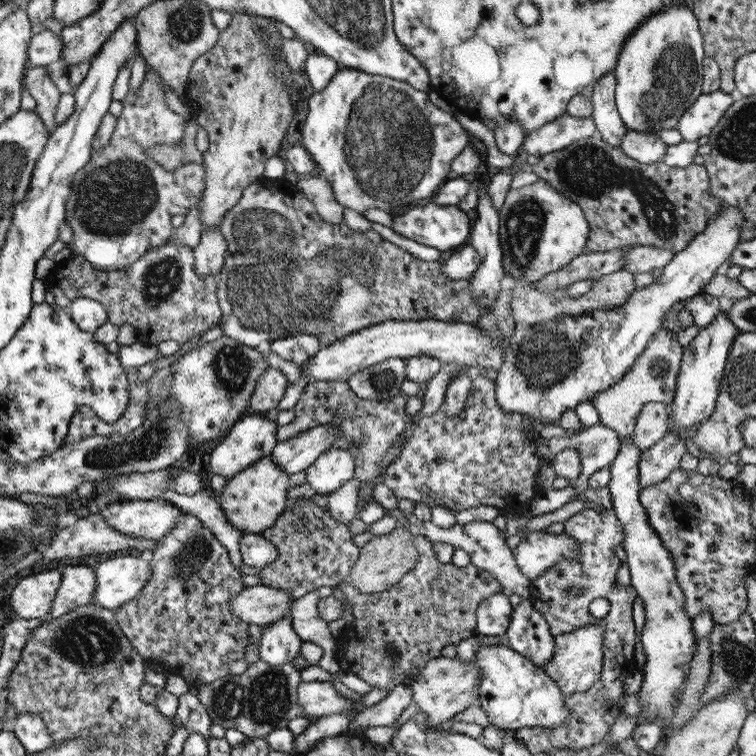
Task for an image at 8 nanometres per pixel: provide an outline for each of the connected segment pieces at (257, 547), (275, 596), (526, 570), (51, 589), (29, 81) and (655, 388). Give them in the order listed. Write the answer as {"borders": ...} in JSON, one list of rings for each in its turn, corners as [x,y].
{"borders":[[[[242,534],[239,549],[243,564],[250,565],[256,569],[263,569],[278,558],[278,547],[261,534]]],[[[266,585],[244,587],[232,597],[230,610],[246,624],[271,624],[289,616],[292,598],[286,590]]],[[[545,530],[534,531],[523,537],[520,543],[511,552],[516,564],[531,581],[542,575],[546,569],[556,565],[560,557],[576,559],[580,542],[562,534],[548,533]]],[[[59,568],[36,574],[24,573],[6,601],[14,616],[18,614],[28,622],[46,617],[51,612],[52,604],[55,604],[62,582],[63,571]]],[[[46,65],[29,66],[24,75],[24,88],[28,94],[35,98],[35,112],[46,123],[48,130],[56,130],[56,105],[60,100],[61,93],[52,81]]],[[[661,328],[637,358],[629,373],[612,388],[598,392],[592,398],[592,405],[598,411],[599,422],[618,433],[620,442],[632,438],[637,416],[644,404],[663,401],[670,405],[674,398],[675,384],[682,363],[683,346],[676,340],[676,333]]]]}

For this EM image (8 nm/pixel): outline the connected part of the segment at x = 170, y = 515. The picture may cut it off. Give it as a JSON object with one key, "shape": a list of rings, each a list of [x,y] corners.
{"shape":[[[154,498],[152,500],[125,500],[121,499],[117,503],[109,504],[101,513],[102,519],[114,530],[130,536],[130,538],[144,538],[144,540],[157,541],[162,536],[168,534],[172,527],[176,525],[176,521],[183,516],[178,508],[166,502],[166,500]]]}

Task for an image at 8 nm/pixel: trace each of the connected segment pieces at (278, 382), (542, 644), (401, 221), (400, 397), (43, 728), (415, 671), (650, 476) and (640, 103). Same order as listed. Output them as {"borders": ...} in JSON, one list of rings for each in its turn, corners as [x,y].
{"borders":[[[[270,366],[257,381],[256,388],[249,400],[249,405],[256,414],[265,415],[270,408],[278,407],[284,392],[288,388],[286,374]]],[[[523,598],[512,611],[508,630],[504,634],[506,644],[544,667],[552,659],[555,649],[555,636],[550,627],[544,615],[532,605],[532,600]]],[[[431,201],[428,204],[411,205],[394,213],[393,224],[392,229],[403,237],[446,252],[468,243],[473,222],[460,207],[438,206]]],[[[318,380],[309,383],[302,396],[298,399],[295,410],[295,417],[290,424],[276,428],[278,441],[292,438],[297,434],[309,431],[316,426],[336,426],[342,436],[347,436],[351,443],[351,450],[355,451],[357,457],[354,480],[358,482],[358,488],[362,488],[368,482],[374,482],[380,472],[394,462],[400,452],[400,438],[404,430],[412,424],[412,415],[406,413],[406,402],[408,396],[404,392],[398,393],[393,399],[386,401],[368,400],[360,398],[350,385],[344,382],[326,382]]],[[[28,711],[27,714],[19,714],[17,719],[13,734],[18,736],[19,742],[27,750],[27,755],[38,754],[53,745],[47,724],[38,714]]],[[[416,533],[414,546],[418,548],[418,560],[414,563],[414,567],[400,578],[400,582],[396,582],[388,590],[376,594],[362,594],[350,582],[342,582],[338,585],[355,616],[350,634],[354,636],[354,640],[360,642],[360,644],[346,646],[348,654],[341,655],[342,668],[352,671],[373,688],[392,692],[392,688],[408,683],[420,674],[428,661],[442,657],[444,646],[457,645],[460,641],[474,636],[477,626],[476,609],[480,601],[496,591],[504,590],[491,572],[482,570],[472,563],[467,567],[458,567],[451,562],[442,563],[436,557],[432,544],[427,536]]],[[[670,432],[652,448],[645,450],[638,464],[642,488],[665,481],[666,477],[680,466],[686,453],[686,441],[680,435]]],[[[672,1],[668,5],[662,5],[656,13],[648,15],[644,23],[626,37],[618,53],[614,76],[616,77],[616,108],[628,130],[659,134],[660,130],[676,128],[676,124],[680,122],[680,116],[696,102],[702,93],[702,67],[706,57],[703,41],[698,17],[692,11],[692,4],[686,5],[684,1],[682,3]]]]}

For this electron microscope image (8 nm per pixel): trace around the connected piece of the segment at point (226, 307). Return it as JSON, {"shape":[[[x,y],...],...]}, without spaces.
{"shape":[[[262,177],[260,180],[249,184],[242,193],[240,200],[233,206],[222,218],[221,231],[222,237],[227,242],[227,256],[225,265],[221,269],[217,278],[217,302],[221,309],[221,322],[219,326],[222,328],[224,335],[236,342],[246,344],[246,346],[257,347],[261,343],[270,344],[272,341],[294,336],[297,334],[316,335],[322,346],[332,344],[338,339],[368,328],[370,325],[387,321],[388,319],[398,319],[400,321],[421,321],[424,319],[436,319],[447,323],[466,324],[475,323],[481,316],[483,311],[472,301],[467,290],[469,290],[469,280],[451,280],[441,272],[441,262],[426,262],[426,260],[418,260],[408,254],[405,250],[391,244],[389,241],[382,239],[376,231],[365,231],[357,233],[352,231],[346,222],[340,225],[330,225],[328,222],[316,212],[314,204],[305,198],[303,193],[292,185],[289,181],[282,179],[268,179]]]}

